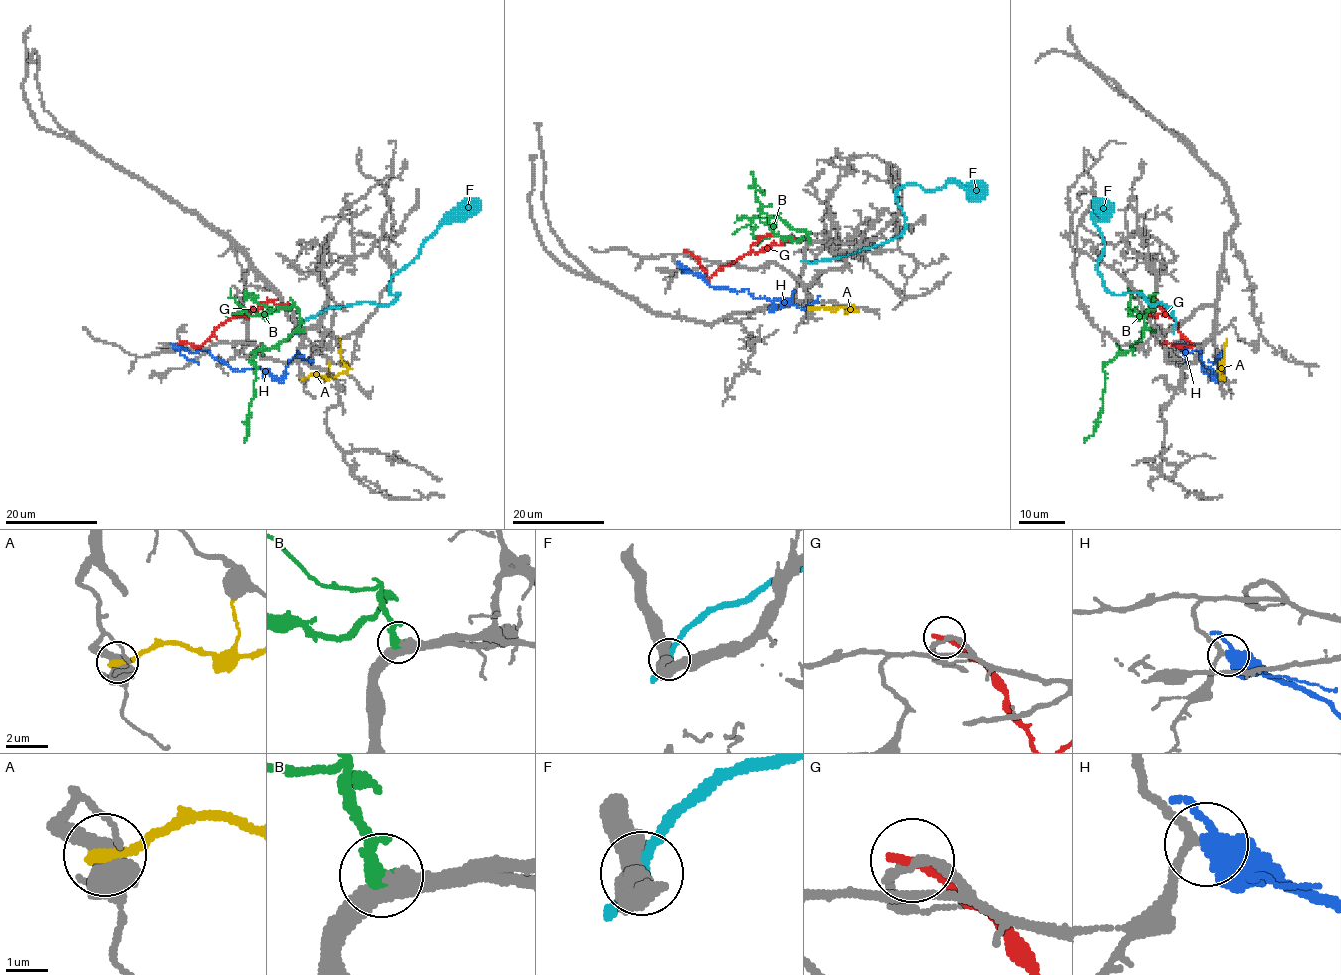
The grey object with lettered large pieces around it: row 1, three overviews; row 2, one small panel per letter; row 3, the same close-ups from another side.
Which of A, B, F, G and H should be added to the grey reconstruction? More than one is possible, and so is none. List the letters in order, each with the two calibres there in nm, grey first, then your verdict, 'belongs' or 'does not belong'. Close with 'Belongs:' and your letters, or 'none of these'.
A: 420/340 nm | does not belong
B: 480/280 nm | belongs
F: 500/240 nm | does not belong
G: 200/240 nm | does not belong
H: 170/550 nm | does not belong
Belongs: B

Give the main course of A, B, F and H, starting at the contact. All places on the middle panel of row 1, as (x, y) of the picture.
A: (810, 307), (853, 309), (845, 313)
B: (810, 242), (805, 232), (761, 211), (754, 193), (762, 190), (754, 188), (751, 171)
F: (805, 260), (896, 239), (905, 225), (896, 193), (905, 186), (934, 191), (954, 181), (987, 193)
H: (681, 267), (700, 275), (712, 287), (747, 290), (754, 297), (784, 301), (800, 307), (807, 307), (820, 295)

